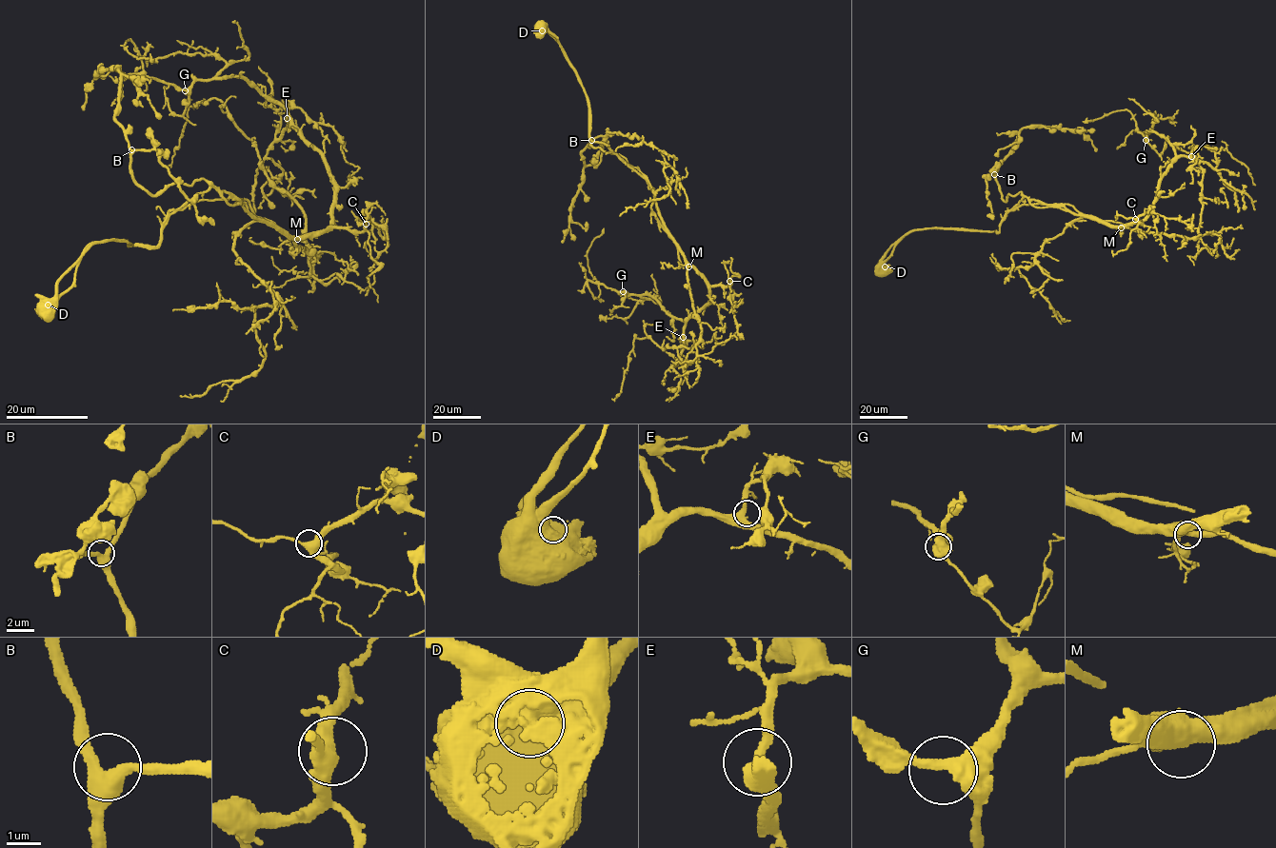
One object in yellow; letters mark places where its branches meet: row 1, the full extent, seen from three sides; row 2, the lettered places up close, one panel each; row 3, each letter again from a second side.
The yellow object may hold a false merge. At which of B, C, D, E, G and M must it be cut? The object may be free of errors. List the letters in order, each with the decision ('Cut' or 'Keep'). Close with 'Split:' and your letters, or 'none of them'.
B: Keep
C: Keep
D: Cut
E: Keep
G: Keep
M: Keep
Split: D

